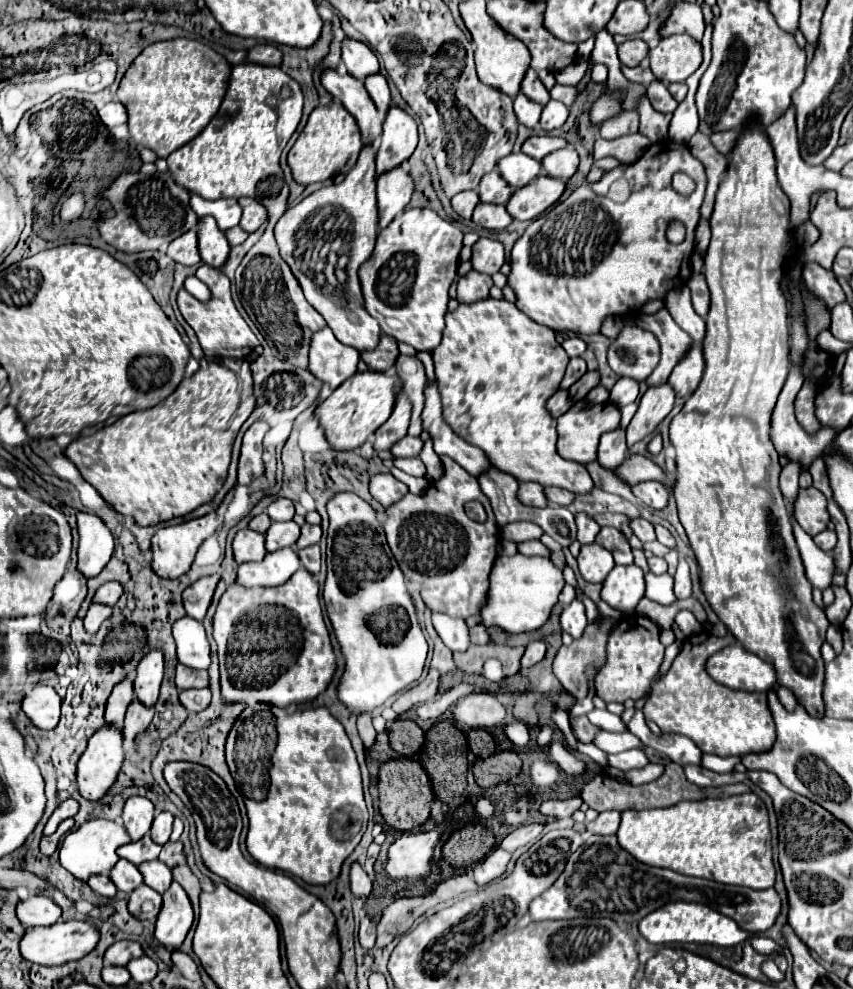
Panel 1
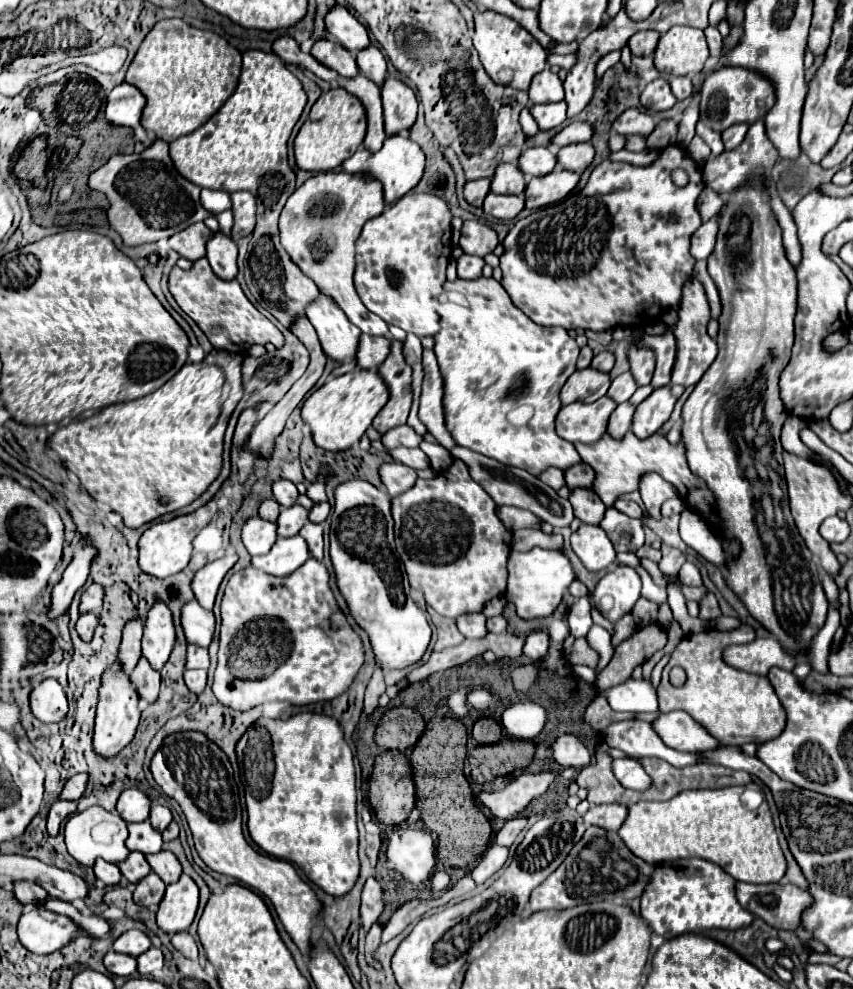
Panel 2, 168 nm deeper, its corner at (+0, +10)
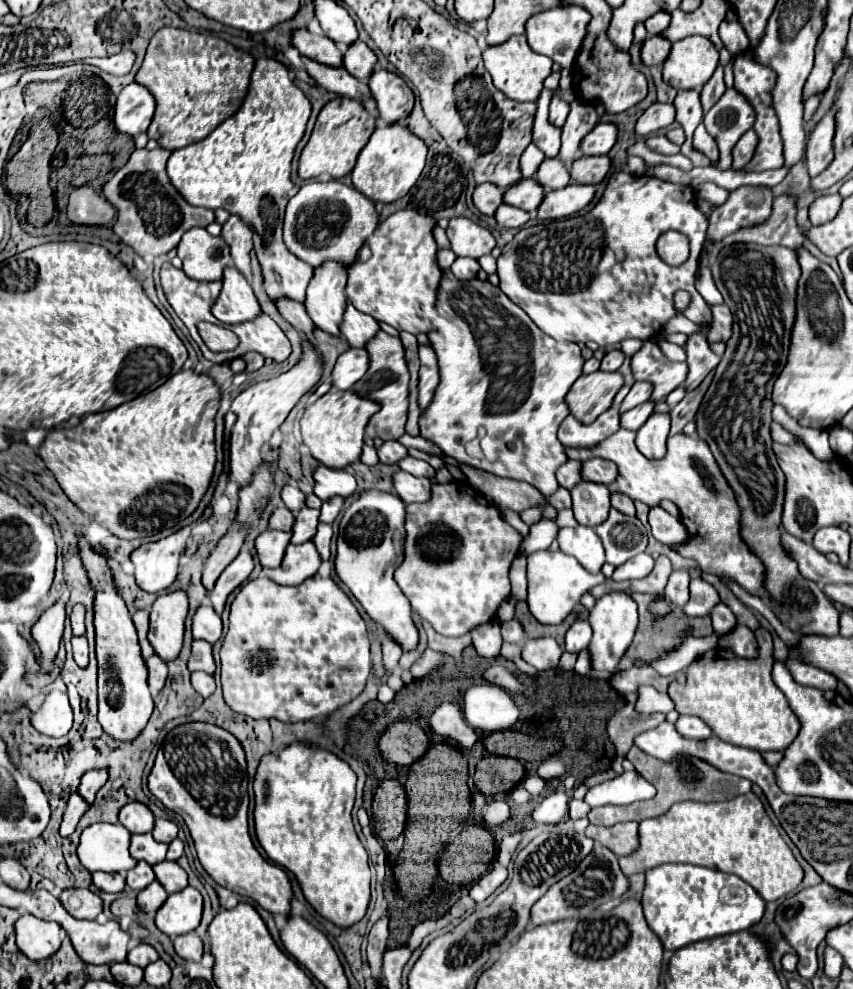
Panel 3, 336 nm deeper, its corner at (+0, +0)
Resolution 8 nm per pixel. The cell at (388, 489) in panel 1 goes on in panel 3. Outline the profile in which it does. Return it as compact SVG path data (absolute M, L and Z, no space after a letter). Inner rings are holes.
M403 470L395 474L395 490L407 504L427 502L427 498L431 498L431 486L433 482L427 478L417 478Z

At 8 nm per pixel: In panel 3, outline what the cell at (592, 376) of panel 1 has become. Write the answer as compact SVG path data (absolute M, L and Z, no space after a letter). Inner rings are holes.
M611 350L611 352L607 352L605 358L601 360L601 370L605 370L605 372L615 372L615 370L619 370L619 366L623 364L623 360L625 360L625 354L623 354L621 350Z

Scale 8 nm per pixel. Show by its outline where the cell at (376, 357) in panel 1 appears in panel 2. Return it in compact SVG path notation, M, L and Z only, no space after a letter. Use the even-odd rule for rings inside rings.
M363 334L357 348L357 366L365 370L377 370L379 364L383 364L383 360L389 356L389 348L391 348L389 338Z

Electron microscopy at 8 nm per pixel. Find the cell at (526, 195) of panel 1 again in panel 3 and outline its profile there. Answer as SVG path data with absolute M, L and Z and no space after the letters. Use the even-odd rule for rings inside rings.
M571 182L563 190L551 190L545 194L543 204L537 210L539 220L557 220L567 218L583 210L595 196L595 186L581 186Z

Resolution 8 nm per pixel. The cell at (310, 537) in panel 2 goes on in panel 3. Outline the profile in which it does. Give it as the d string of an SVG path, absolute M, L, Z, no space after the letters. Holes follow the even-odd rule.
M321 522L321 524L319 524L319 530L317 530L315 538L313 538L313 542L315 542L315 546L317 546L317 550L319 550L319 554L321 554L323 560L329 560L331 536L333 536L333 528L331 528L331 524L323 524L323 522Z

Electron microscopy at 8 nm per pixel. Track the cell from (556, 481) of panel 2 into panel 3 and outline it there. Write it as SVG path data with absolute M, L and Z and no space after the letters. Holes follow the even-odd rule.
M567 460L559 470L557 470L557 480L563 488L571 490L577 482L581 482L581 464L583 462L573 462L573 460Z

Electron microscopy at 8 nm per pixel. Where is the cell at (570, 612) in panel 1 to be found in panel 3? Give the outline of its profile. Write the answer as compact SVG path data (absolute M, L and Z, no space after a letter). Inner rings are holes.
M577 620L567 636L565 636L565 650L567 652L581 652L591 640L591 626L587 620Z

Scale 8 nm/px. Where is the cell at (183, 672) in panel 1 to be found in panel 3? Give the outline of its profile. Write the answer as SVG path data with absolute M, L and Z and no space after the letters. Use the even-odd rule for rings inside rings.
M195 640L193 642L193 652L189 658L189 670L203 670L213 674L215 672L215 660L211 654L211 644L203 642L203 640Z

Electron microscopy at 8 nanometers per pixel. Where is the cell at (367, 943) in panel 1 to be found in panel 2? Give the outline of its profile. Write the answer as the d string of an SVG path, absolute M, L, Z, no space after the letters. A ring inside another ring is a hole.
M373 924L371 928L369 928L369 932L367 932L367 942L365 942L365 952L367 952L367 962L371 964L371 966L375 966L376 970L380 970L382 965L379 962L373 962L373 958L371 958L371 952L377 948L381 944L381 924Z

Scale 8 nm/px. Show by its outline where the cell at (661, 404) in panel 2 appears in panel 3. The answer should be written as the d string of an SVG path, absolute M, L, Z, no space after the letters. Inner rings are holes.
M651 414L649 420L637 432L637 448L649 460L659 460L665 456L667 434L669 434L669 414Z

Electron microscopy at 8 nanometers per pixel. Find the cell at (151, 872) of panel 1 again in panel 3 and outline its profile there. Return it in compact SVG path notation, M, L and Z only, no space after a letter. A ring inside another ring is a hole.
M159 862L153 866L157 880L163 884L163 888L173 894L173 892L181 892L183 888L187 888L187 872L177 864L177 862Z

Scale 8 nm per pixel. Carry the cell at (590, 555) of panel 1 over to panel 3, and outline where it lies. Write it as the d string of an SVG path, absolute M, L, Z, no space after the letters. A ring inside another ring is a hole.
M587 526L561 528L557 542L559 542L561 552L577 558L577 562L585 566L587 572L597 574L601 566L605 564L603 544L593 528L587 528Z

